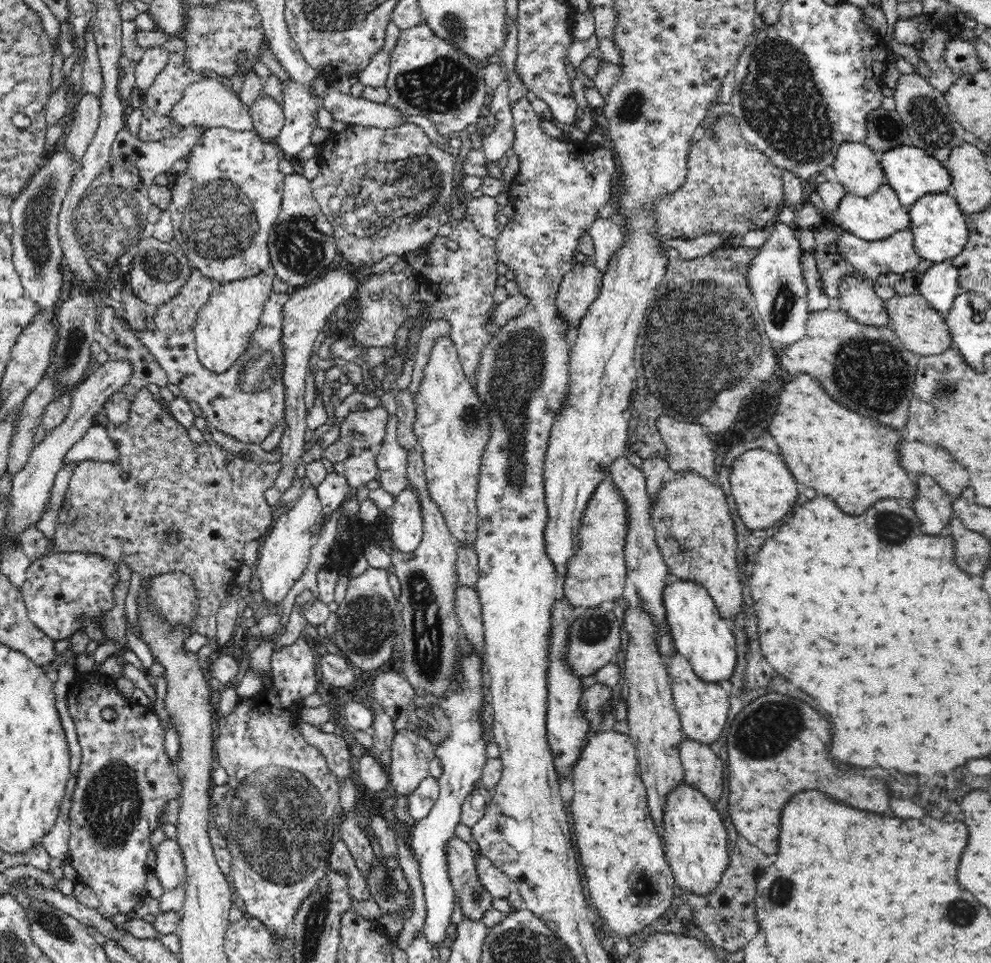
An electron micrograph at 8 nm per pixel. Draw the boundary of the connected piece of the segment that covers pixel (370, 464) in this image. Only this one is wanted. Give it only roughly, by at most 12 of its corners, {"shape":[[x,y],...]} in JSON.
{"shape":[[376,449],[343,460],[342,474],[356,490],[379,475]]}

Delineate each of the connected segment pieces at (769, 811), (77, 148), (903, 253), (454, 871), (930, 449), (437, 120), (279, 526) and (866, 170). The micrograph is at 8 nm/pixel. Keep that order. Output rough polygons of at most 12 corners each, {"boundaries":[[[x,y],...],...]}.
{"boundaries":[[[766,694],[728,732],[736,831],[776,854],[780,810],[822,790],[890,812],[890,792],[834,770],[832,724]],[[84,94],[60,145],[81,162],[99,125],[101,99]],[[910,228],[888,238],[864,240],[848,231],[836,252],[853,275],[916,271],[920,256]],[[468,843],[446,844],[448,877],[467,918],[482,921],[494,898]],[[916,440],[900,444],[906,472],[928,475],[958,498],[971,483],[946,450]],[[424,22],[401,29],[385,102],[442,136],[480,118],[485,71]],[[321,460],[305,465],[312,484],[279,512],[261,539],[264,600],[276,606],[304,574],[312,528],[322,514]],[[842,142],[832,168],[847,194],[887,184],[879,153]]]}

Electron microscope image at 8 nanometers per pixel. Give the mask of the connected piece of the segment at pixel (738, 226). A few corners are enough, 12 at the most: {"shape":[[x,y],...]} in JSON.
{"shape":[[732,113],[699,129],[656,201],[670,239],[777,222],[782,169]]}

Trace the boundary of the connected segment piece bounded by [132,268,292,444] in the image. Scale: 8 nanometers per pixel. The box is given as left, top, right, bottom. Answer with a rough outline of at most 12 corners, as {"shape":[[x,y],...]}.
{"shape":[[194,268],[132,332],[210,427],[261,444],[285,422],[271,292],[244,354],[216,374],[192,333],[212,281]]}

